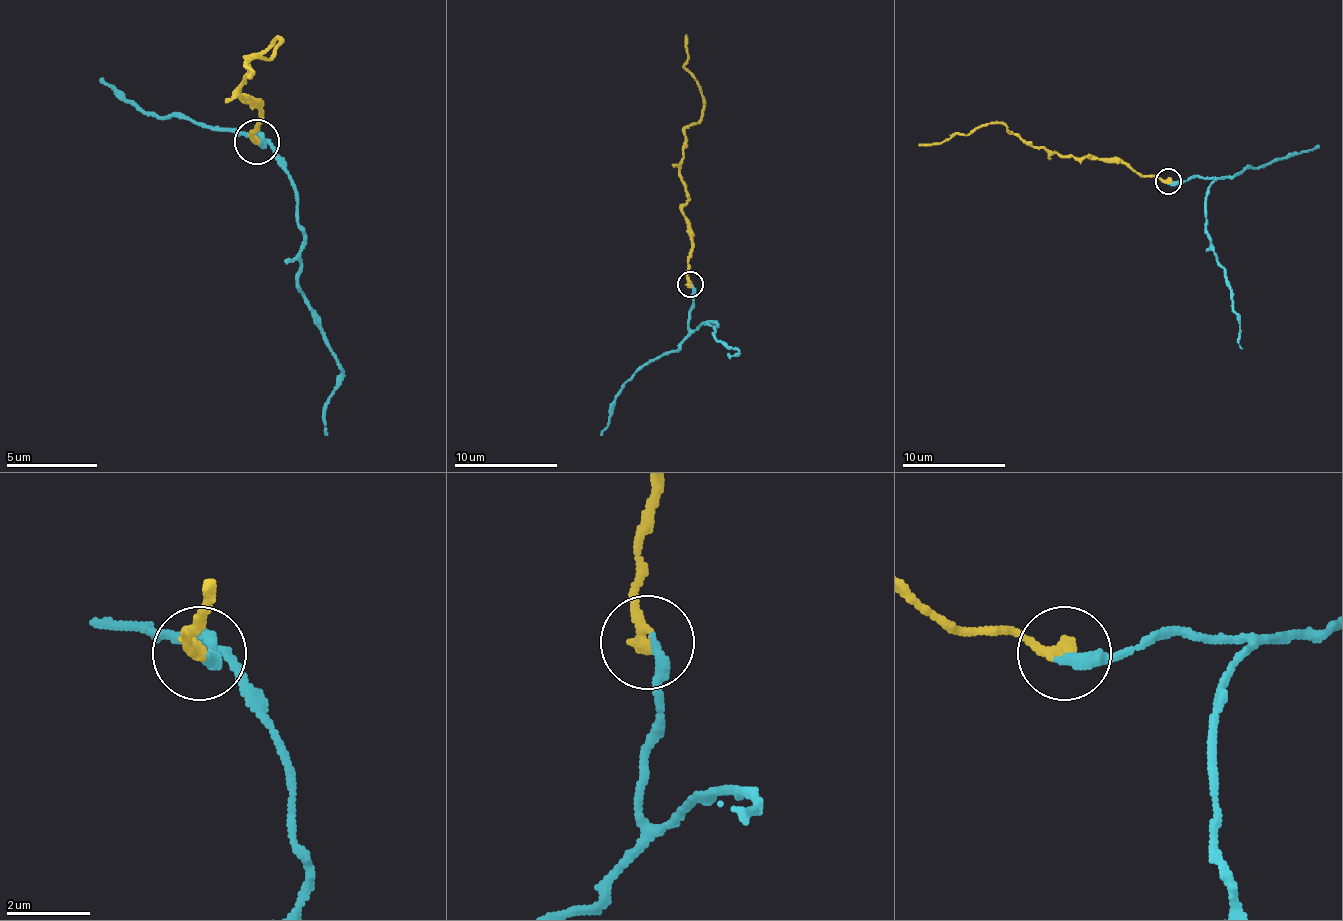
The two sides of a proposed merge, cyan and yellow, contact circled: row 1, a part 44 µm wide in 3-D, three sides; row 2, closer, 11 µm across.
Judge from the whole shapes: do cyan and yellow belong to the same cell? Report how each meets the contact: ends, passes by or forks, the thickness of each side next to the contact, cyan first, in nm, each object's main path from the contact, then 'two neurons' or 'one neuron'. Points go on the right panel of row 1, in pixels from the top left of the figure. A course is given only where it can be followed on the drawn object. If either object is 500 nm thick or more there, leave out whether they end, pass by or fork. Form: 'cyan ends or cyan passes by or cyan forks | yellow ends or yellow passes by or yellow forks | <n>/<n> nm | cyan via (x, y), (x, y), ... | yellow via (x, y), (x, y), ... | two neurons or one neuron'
cyan ends | yellow ends | 320/360 nm | cyan via (1168, 182), (1186, 182), (1194, 177), (1214, 179), (1207, 190), (1207, 231), (1240, 324), (1238, 343), (1243, 348) | yellow via (1168, 182), (1139, 177), (1124, 164), (1049, 154), (1002, 123), (919, 146) | one neuron

